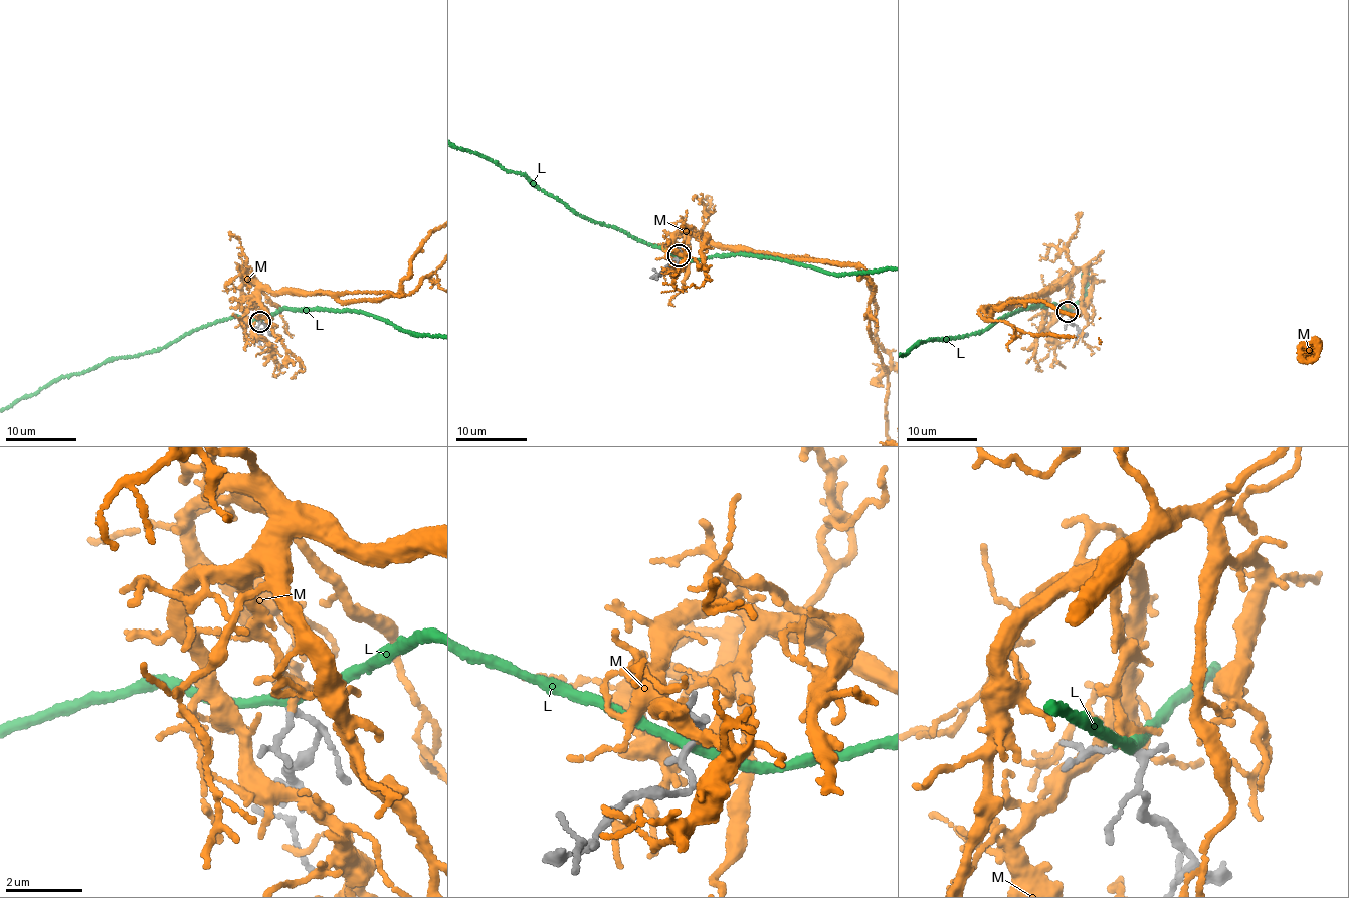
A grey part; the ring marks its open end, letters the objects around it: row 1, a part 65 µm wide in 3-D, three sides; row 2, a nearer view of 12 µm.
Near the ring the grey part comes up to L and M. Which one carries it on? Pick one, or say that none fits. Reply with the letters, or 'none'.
M

